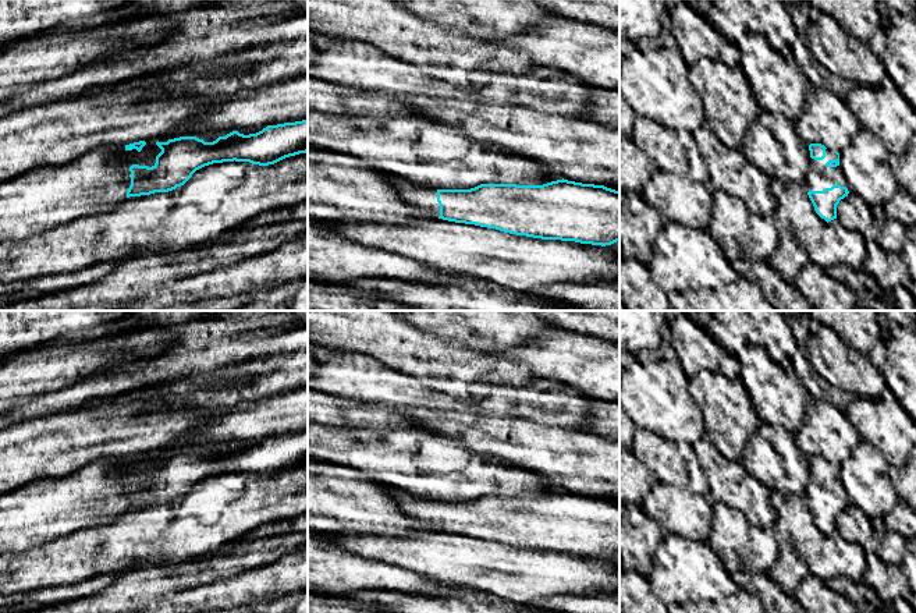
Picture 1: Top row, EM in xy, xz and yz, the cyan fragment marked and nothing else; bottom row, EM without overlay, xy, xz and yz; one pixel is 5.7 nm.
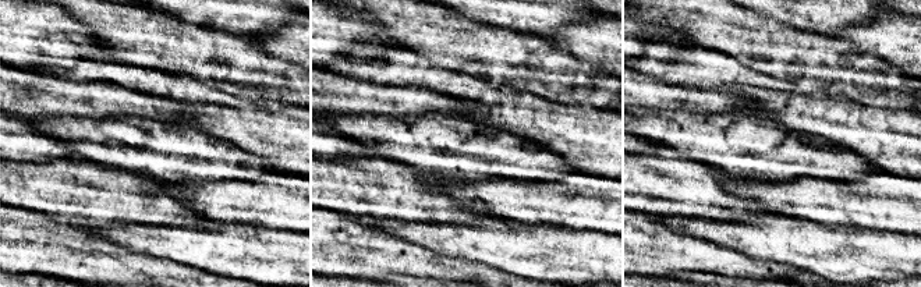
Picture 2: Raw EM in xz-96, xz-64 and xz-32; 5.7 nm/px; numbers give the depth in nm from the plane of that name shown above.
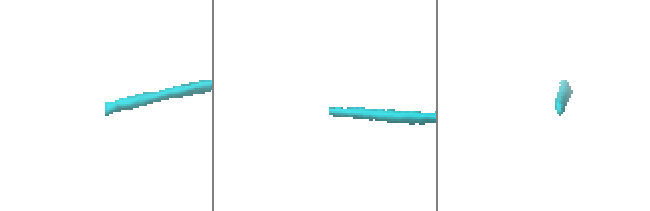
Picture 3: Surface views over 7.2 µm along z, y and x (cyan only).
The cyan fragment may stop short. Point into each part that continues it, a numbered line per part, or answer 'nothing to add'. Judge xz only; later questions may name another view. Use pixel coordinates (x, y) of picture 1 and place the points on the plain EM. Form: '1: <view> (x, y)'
1: xz (411, 506)

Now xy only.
1: xy (46, 509)

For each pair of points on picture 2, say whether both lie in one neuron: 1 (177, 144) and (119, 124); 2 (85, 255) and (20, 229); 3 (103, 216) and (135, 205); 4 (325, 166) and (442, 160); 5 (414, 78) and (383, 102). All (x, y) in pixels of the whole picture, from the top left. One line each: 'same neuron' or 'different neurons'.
1: same neuron
2: same neuron
3: same neuron
4: different neurons
5: different neurons

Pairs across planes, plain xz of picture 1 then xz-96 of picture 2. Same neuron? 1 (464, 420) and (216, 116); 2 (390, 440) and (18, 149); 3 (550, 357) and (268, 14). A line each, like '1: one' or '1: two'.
1: one
2: two
3: two

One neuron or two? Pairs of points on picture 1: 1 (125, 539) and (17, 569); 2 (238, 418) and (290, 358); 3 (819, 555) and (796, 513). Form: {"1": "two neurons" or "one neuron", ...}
{"1": "one neuron", "2": "two neurons", "3": "one neuron"}

